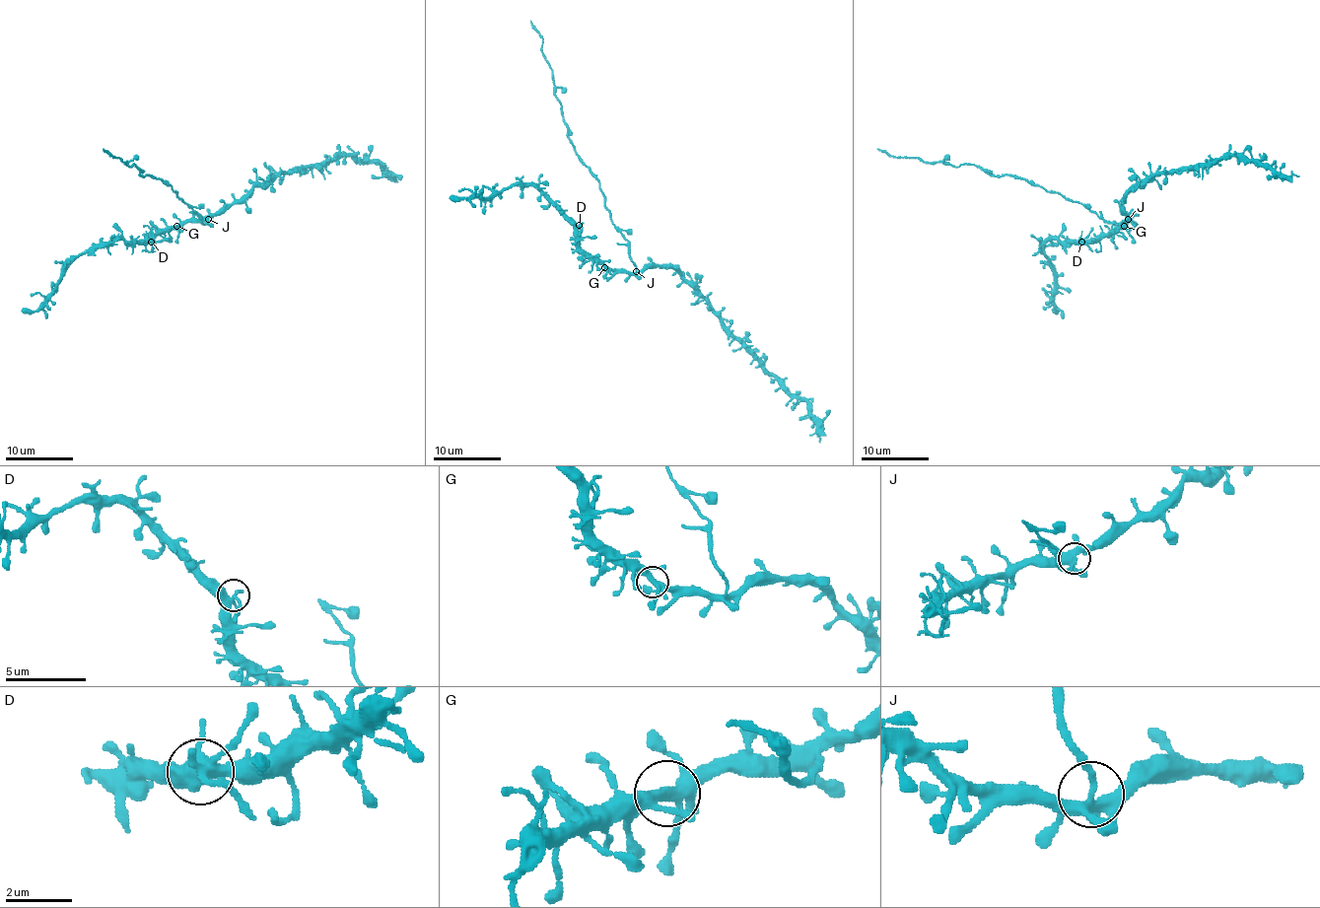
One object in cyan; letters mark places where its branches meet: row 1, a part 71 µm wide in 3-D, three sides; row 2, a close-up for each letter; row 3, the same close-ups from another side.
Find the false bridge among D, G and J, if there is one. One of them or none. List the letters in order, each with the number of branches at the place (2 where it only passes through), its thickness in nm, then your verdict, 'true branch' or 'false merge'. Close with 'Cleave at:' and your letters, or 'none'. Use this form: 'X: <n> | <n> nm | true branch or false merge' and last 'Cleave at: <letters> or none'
D: 5 | 360 nm | true branch
G: 6 | 340 nm | true branch
J: 7 | 360 nm | false merge
Cleave at: J

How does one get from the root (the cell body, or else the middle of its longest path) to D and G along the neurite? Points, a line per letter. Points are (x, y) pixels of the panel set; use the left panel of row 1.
D: (205, 223), (207, 219), (185, 221), (173, 228), (163, 228), (151, 242)
G: (205, 223), (207, 219), (185, 221), (176, 226)

